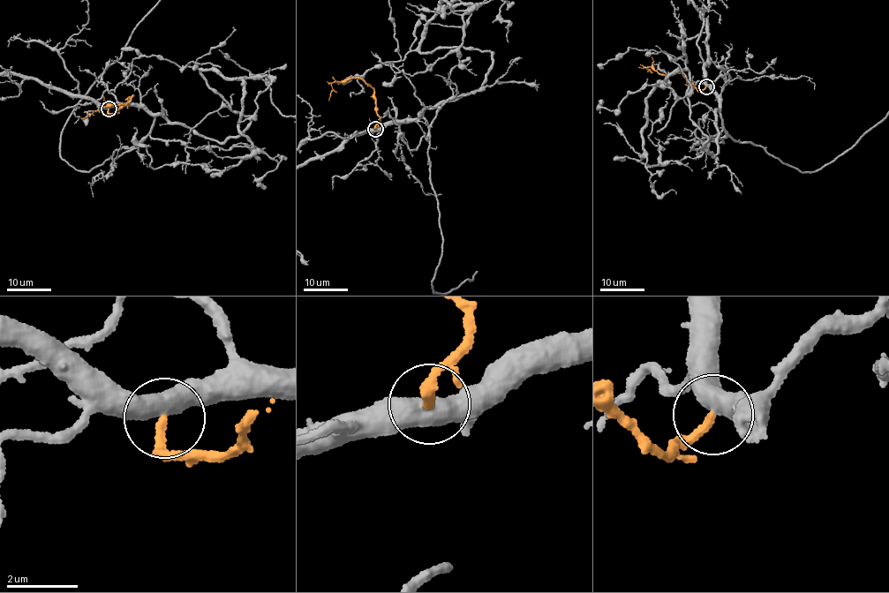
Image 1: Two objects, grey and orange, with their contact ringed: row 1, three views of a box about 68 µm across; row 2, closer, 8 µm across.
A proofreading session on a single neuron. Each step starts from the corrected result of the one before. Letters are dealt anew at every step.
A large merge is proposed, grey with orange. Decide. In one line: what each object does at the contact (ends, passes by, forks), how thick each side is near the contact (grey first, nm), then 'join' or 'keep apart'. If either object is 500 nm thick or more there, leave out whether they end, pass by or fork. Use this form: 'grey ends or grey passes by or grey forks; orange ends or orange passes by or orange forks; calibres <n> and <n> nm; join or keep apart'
calibres 500 and 240 nm; join

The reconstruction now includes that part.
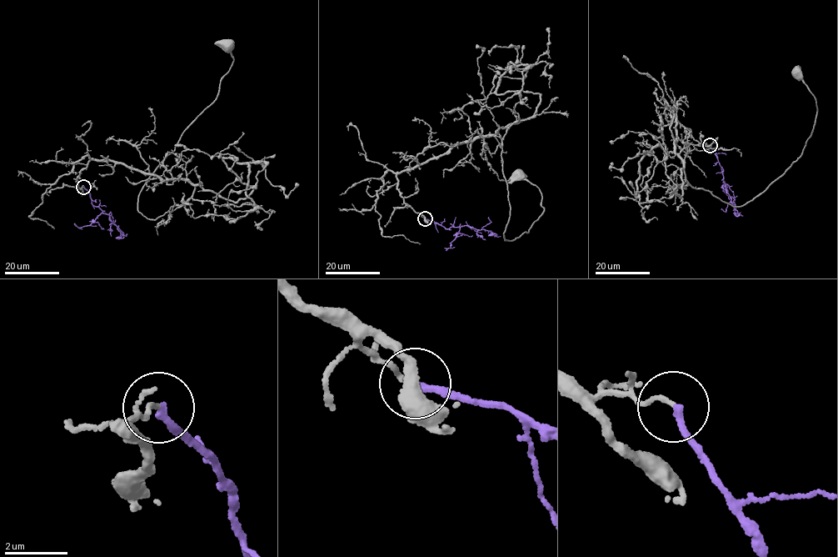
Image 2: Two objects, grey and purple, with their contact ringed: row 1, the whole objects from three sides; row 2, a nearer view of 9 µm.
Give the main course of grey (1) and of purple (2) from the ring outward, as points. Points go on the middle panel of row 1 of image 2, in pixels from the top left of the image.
1: (426, 219), (397, 173), (498, 134), (512, 241), (544, 210), (520, 175)
2: (426, 219), (446, 228), (468, 226), (491, 231), (495, 235), (488, 235)

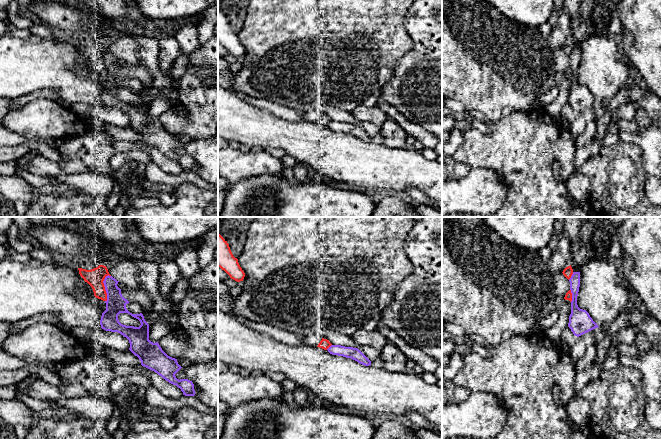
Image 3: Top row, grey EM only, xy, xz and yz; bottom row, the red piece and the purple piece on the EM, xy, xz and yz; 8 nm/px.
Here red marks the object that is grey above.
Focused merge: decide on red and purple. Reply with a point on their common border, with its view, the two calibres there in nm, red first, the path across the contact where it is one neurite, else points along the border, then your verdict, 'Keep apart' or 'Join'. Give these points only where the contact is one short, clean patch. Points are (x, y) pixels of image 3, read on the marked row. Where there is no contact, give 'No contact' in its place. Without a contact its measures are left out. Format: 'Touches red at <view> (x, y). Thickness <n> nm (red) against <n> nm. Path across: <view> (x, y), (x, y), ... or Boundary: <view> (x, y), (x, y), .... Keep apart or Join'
Touches red at xy (104, 288). Thickness 140 nm (red) against 160 nm. Keep apart

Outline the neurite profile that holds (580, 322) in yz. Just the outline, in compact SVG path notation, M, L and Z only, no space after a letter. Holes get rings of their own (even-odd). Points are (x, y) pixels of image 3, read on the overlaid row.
M564 217L564 232L570 239L573 274L569 279L572 293L568 327L577 337L599 326L586 310L577 305L580 287L580 268L596 259L618 262L623 250L617 241L620 223L627 217Z

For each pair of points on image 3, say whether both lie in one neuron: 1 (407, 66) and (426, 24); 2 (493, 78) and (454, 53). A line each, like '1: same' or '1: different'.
1: same
2: same

